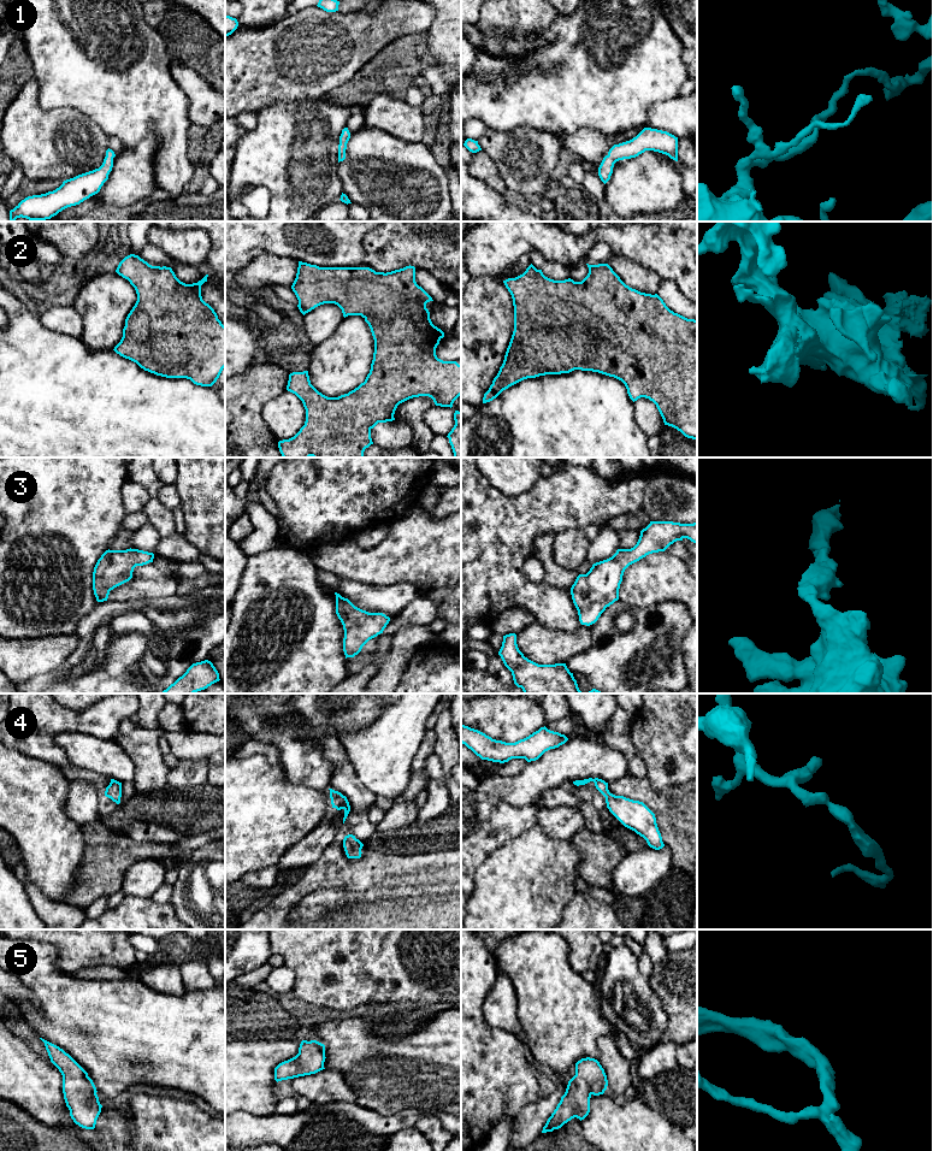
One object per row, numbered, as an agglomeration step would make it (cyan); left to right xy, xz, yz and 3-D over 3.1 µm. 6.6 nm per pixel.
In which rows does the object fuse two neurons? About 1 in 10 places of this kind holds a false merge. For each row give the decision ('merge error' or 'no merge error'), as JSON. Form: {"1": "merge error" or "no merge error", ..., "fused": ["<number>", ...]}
{"1": "no merge error", "2": "no merge error", "3": "no merge error", "4": "no merge error", "5": "no merge error", "fused": []}

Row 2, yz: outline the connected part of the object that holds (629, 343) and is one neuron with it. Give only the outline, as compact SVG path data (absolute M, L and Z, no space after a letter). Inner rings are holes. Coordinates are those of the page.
M532 264L522 275L503 281L513 299L514 331L503 364L484 394L483 403L527 378L574 370L592 371L621 380L633 402L640 397L649 399L656 405L665 425L697 439L697 320L674 313L657 294L630 288L608 264L586 265L589 273L581 282L550 279Z

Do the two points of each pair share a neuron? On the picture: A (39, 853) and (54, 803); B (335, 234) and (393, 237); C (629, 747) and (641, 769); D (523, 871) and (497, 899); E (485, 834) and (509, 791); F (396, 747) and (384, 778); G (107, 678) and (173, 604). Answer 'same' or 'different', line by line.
A: same
B: different
C: same
D: same
E: different
F: same
G: same

